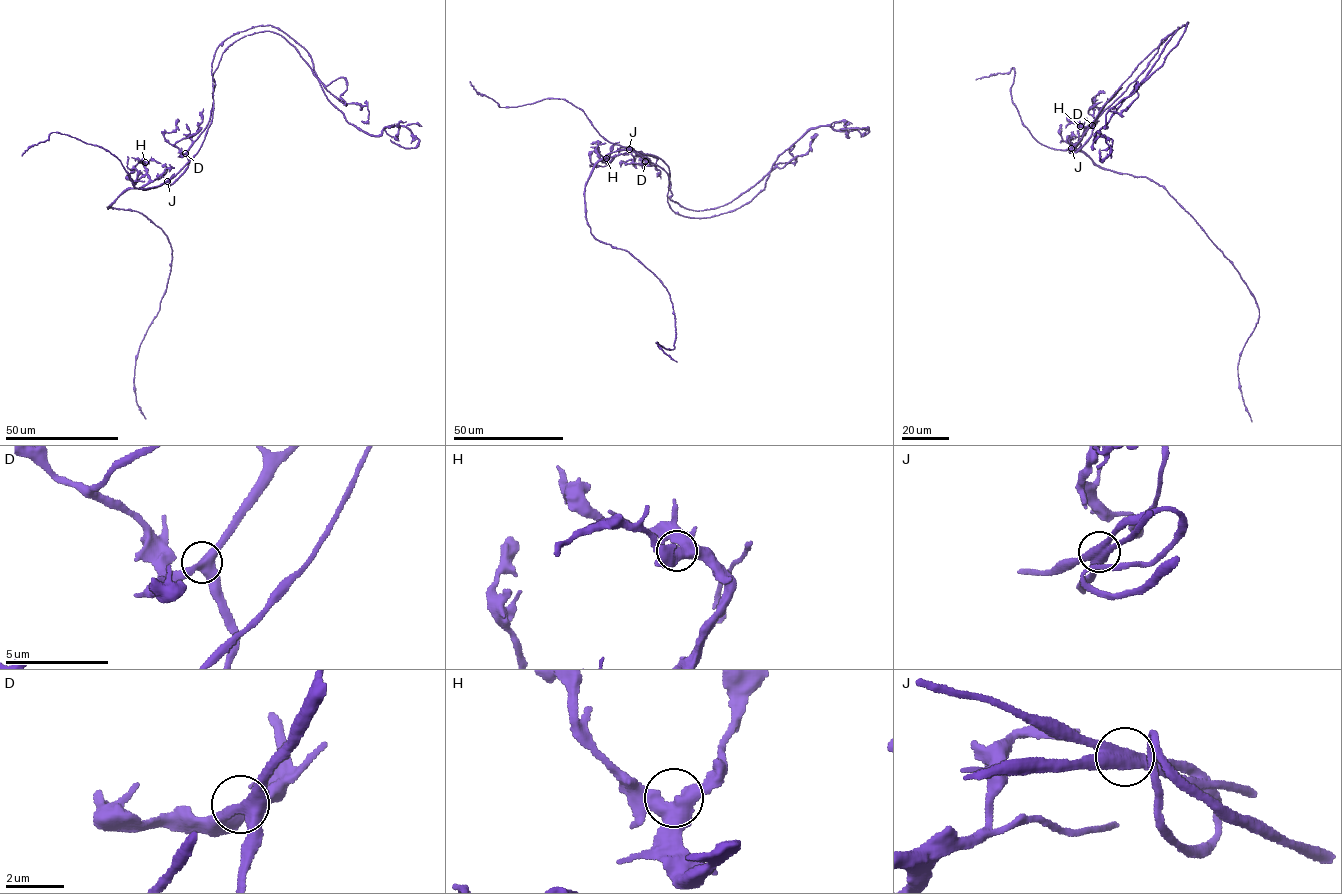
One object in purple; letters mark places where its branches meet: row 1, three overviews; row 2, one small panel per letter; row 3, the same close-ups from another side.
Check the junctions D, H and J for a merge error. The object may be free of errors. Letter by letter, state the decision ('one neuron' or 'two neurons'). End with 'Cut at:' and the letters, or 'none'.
D: one neuron
H: one neuron
J: two neurons
Cut at: J

